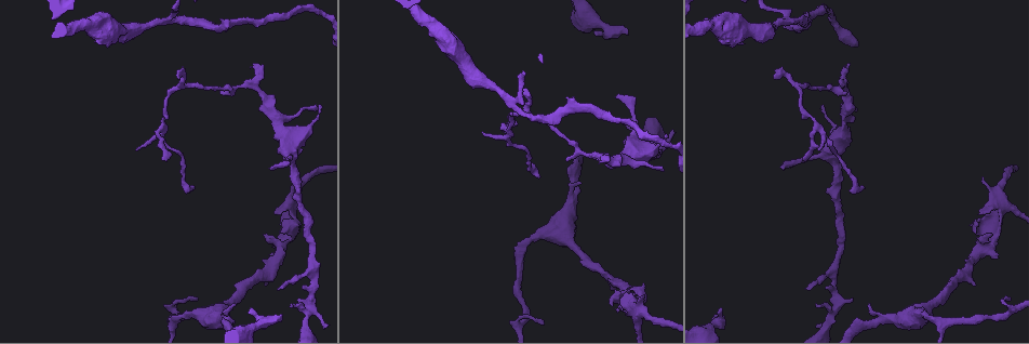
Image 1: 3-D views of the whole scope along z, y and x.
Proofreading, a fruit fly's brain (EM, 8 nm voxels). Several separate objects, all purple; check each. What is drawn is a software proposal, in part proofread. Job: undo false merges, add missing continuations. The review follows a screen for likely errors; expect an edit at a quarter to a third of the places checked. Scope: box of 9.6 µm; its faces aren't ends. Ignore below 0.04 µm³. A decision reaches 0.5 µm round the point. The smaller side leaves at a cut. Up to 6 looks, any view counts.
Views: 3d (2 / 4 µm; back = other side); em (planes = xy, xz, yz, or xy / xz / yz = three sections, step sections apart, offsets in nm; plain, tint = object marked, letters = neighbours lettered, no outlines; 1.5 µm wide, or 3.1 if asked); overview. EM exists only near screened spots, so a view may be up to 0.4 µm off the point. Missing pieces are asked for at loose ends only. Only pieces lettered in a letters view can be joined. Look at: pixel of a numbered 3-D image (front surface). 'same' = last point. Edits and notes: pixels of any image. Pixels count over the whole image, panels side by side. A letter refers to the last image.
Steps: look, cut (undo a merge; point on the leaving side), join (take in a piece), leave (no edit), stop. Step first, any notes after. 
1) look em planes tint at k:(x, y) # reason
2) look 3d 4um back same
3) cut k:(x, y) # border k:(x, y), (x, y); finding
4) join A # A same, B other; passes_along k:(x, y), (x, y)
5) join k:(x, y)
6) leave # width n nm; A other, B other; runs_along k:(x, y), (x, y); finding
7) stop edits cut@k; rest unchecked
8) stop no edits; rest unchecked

look 3d 4um at 1:(525, 88) # thin end

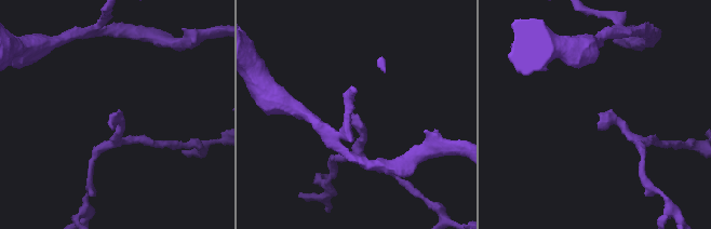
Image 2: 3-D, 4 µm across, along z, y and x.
look em xz step 8 letters at 2:(598, 124)

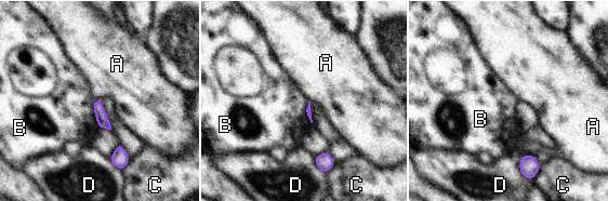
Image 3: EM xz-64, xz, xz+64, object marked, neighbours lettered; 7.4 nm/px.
leave # A other, B other, C other, D other; border 3:(94, 98), (101, 99); no lettered piece goes on from it

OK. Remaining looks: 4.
look 3d 2um at 1:(626, 30) # an open end

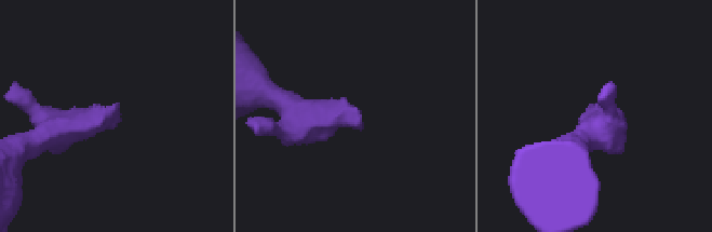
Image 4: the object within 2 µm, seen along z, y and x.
look em planes tint at 4:(596, 104) # now the EM

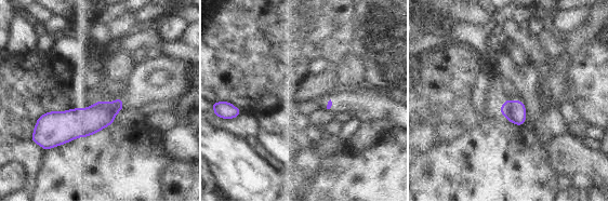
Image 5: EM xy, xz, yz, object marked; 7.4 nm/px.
look em planes letters same

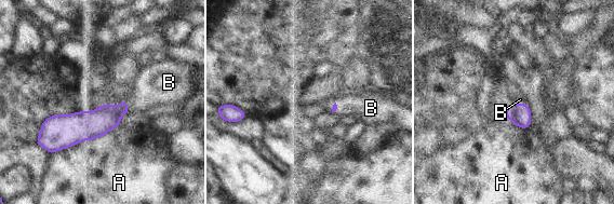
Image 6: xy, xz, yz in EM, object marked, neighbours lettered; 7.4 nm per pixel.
join 6:(151, 89) # width 170 nm; A other, B same; passes_along 6:(104, 119), (121, 103), (151, 89); the neuron continues

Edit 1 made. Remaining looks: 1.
stop edits join@6; rest unchecked

